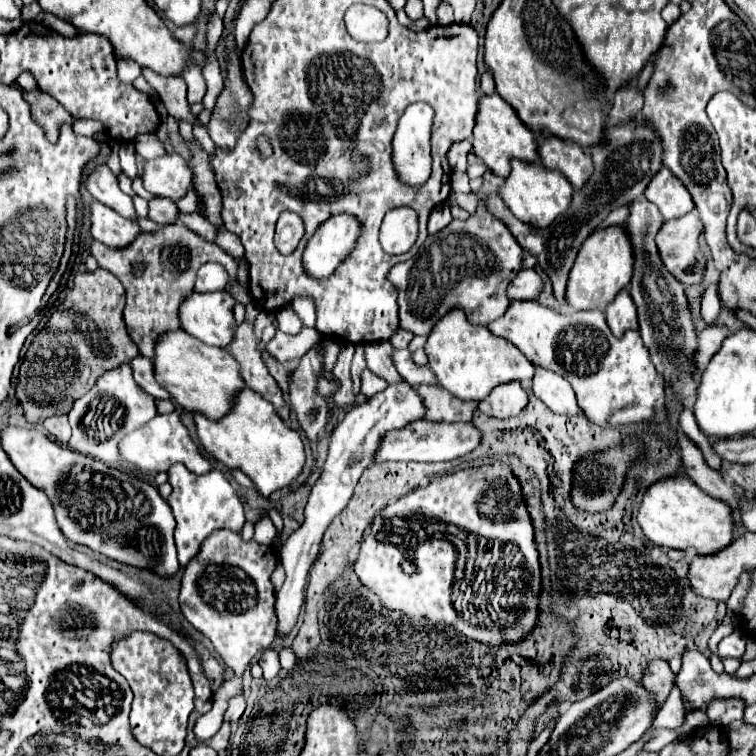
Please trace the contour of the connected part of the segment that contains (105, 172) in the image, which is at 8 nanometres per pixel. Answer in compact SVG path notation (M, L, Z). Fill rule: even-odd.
M100 165L88 177L86 187L96 201L100 201L102 205L118 211L118 215L122 215L130 221L136 221L136 211L134 211L134 205L132 205L132 197L128 197L126 193L120 191L118 179L112 175L108 165Z

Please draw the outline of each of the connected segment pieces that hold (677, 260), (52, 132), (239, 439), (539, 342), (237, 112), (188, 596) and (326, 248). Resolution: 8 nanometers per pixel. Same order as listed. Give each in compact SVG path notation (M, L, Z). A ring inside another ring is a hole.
M696 211L682 219L666 221L658 233L658 249L666 269L684 285L700 285L706 269L706 255L698 245L704 225Z
M38 89L24 91L22 97L30 105L32 119L44 129L46 139L50 143L56 143L58 141L60 125L64 125L64 123L72 125L74 123L72 117L70 117L70 113L56 99L52 99L50 95L46 95L44 91L38 91Z
M248 387L238 393L232 413L224 419L210 421L202 415L194 415L194 421L198 439L206 453L210 453L216 461L224 463L228 469L244 471L256 485L258 493L266 499L274 491L288 487L302 473L306 453L300 435L288 425L284 425L272 403L266 403L266 399L254 395L254 391L250 391Z
M514 301L502 319L488 329L510 339L534 365L562 375L574 389L578 407L600 427L664 421L664 381L654 371L638 331L616 339L602 311L574 311L562 315L536 301Z
M234 47L228 51L226 81L216 99L216 107L208 123L210 137L218 147L228 147L228 149L234 147L238 135L244 131L248 123L246 115L248 107L250 107L250 91L242 75L240 53Z
M214 531L214 535L202 545L198 557L194 557L184 569L180 589L180 609L188 623L204 633L216 653L224 659L236 674L225 680L213 695L212 711L202 715L194 725L198 741L212 737L224 721L226 701L241 694L242 673L256 657L256 653L268 649L274 641L274 587L270 575L276 567L272 547L258 545L256 541L242 541L240 533Z
M352 215L330 217L310 239L304 251L306 271L316 279L326 279L332 275L338 263L352 253L358 233L360 223Z

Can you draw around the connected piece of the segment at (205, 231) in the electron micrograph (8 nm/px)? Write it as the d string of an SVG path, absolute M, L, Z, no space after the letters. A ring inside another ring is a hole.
M180 213L180 221L194 233L198 233L200 237L204 237L206 241L214 241L216 239L216 227L204 219L202 215L198 213L192 213L192 215L186 215L186 213Z

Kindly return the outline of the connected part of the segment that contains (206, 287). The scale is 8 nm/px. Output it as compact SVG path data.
M206 263L198 271L196 279L196 291L198 293L210 293L210 291L222 291L228 285L226 269L218 263Z

